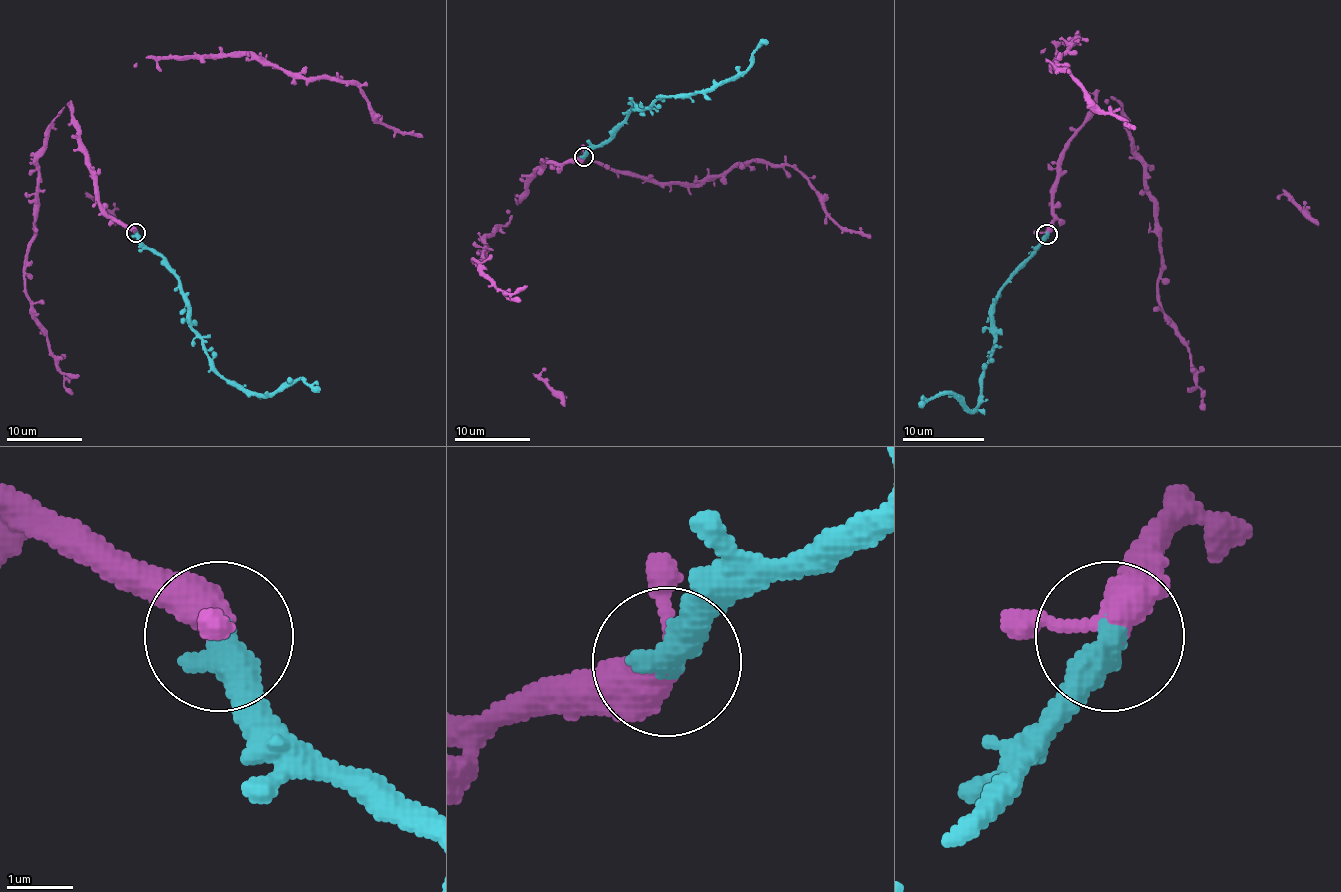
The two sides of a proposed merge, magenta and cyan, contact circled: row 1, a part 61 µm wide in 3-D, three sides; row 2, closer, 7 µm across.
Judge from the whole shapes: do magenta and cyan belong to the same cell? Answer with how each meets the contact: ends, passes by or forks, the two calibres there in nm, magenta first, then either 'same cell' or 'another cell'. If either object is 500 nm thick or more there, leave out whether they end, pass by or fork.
400/500 nm | same cell

